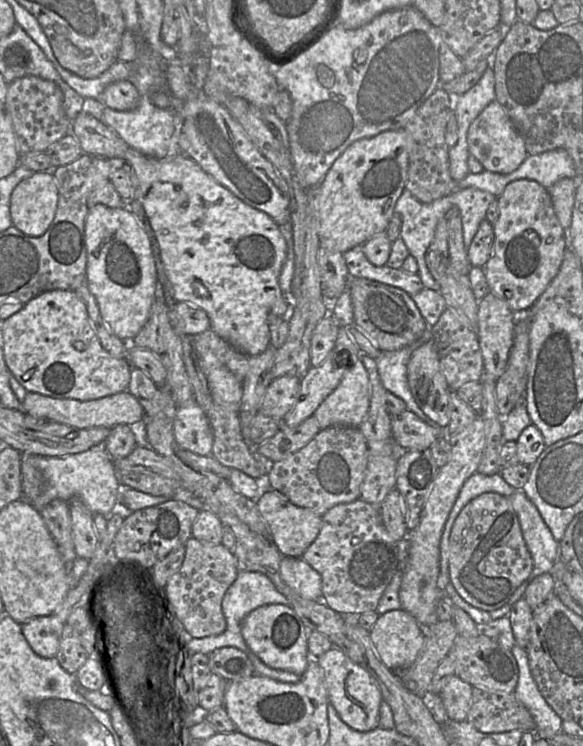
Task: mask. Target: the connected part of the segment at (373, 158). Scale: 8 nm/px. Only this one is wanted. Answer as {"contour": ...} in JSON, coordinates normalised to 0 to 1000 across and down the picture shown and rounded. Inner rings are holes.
{"contour":[[[693,173],[659,176],[642,184],[604,192],[575,214],[549,247],[533,253],[530,272],[542,291],[549,330],[590,339],[660,311],[676,286],[678,273],[695,253],[700,221],[700,188]]]}

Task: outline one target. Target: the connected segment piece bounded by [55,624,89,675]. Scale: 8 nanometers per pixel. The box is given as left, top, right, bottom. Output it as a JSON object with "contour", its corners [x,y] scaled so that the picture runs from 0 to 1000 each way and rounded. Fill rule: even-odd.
{"contour":[[[118,836],[110,839],[94,881],[110,898],[127,905],[153,882],[141,865],[137,849]]]}

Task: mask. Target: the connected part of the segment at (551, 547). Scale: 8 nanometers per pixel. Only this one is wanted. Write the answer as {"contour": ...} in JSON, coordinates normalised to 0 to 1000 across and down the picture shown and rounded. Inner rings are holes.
{"contour":[[[895,655],[885,657],[871,669],[887,689],[897,723],[914,752],[907,773],[880,794],[870,807],[878,812],[897,800],[904,786],[916,775],[940,767],[950,767],[952,771],[959,728],[949,721],[923,682]]]}

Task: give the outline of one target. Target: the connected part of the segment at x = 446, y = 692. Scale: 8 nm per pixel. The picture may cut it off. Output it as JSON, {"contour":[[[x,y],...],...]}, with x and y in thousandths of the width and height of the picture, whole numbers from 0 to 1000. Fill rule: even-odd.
{"contour":[[[774,906],[763,916],[755,934],[768,961],[779,966],[796,966],[808,944],[811,921],[787,909]]]}

